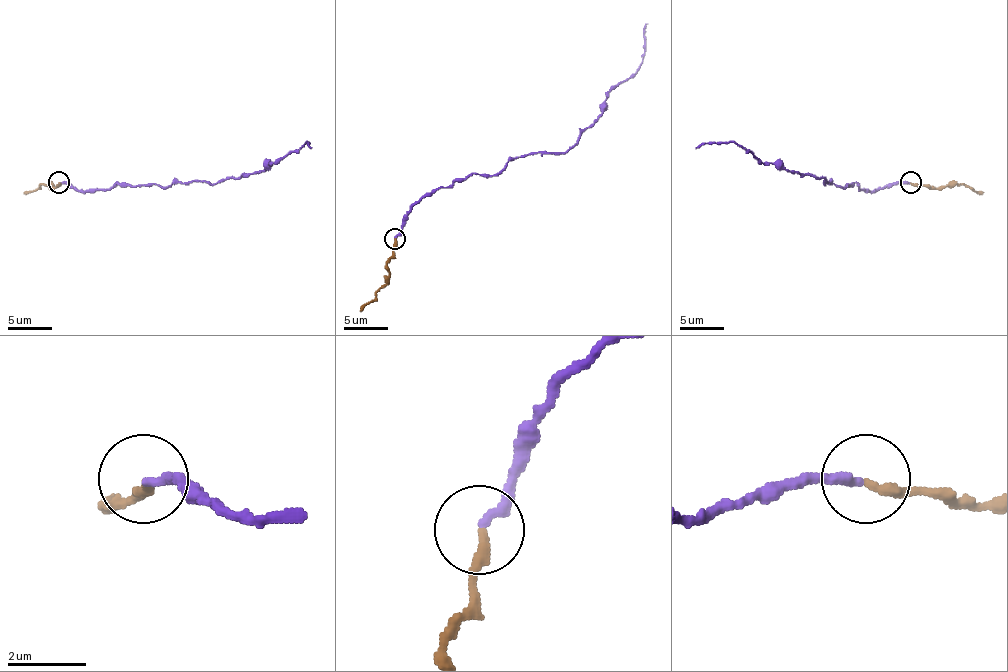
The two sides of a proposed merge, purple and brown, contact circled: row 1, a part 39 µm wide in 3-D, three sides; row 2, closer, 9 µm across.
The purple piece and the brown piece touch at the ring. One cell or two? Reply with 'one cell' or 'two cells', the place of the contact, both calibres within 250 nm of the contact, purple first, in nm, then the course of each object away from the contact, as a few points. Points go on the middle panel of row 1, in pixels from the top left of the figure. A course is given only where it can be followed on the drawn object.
one cell | (394, 238) | 260/260 nm | purple via (394, 237), (403, 217), (442, 187), (494, 176), (520, 156), (566, 152), (643, 60), (647, 23) | brown via (394, 239), (387, 280), (359, 311)

